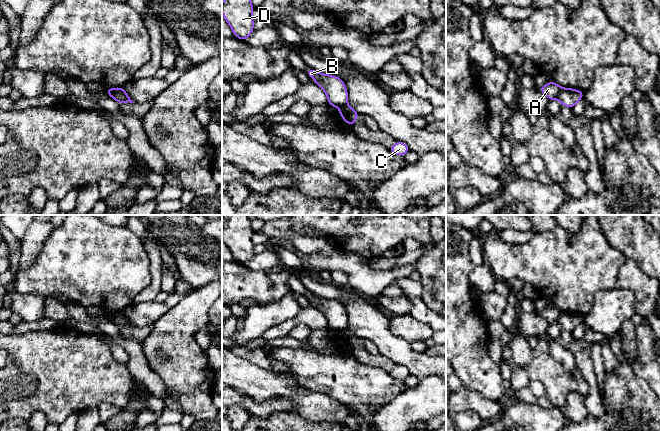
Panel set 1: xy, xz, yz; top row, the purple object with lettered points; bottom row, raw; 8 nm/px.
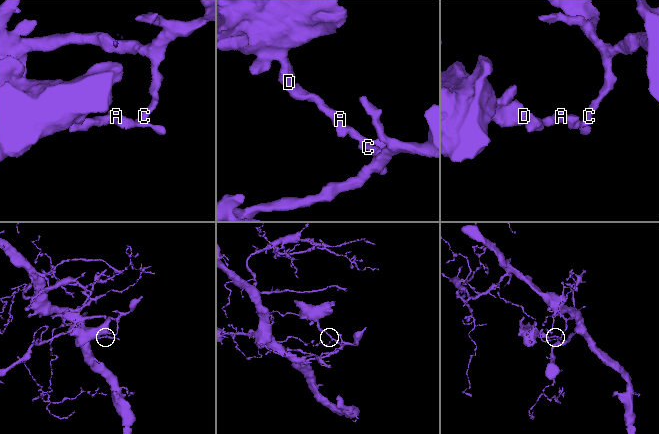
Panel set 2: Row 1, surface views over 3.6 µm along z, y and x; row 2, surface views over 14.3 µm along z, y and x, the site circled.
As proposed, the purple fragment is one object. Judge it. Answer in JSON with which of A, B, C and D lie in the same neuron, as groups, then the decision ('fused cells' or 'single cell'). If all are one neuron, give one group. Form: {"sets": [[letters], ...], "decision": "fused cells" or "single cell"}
{"sets": [["A", "B", "D"], ["C"]], "decision": "fused cells"}

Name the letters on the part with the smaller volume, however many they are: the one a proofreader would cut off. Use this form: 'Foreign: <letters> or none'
Foreign: A, B, D

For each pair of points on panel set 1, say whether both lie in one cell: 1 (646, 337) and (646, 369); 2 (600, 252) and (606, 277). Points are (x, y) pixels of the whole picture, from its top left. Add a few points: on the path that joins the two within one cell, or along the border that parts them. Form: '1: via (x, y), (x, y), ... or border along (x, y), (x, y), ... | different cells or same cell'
1: via (646, 345), (646, 361) | same cell
2: via (602, 258), (602, 271) | same cell

